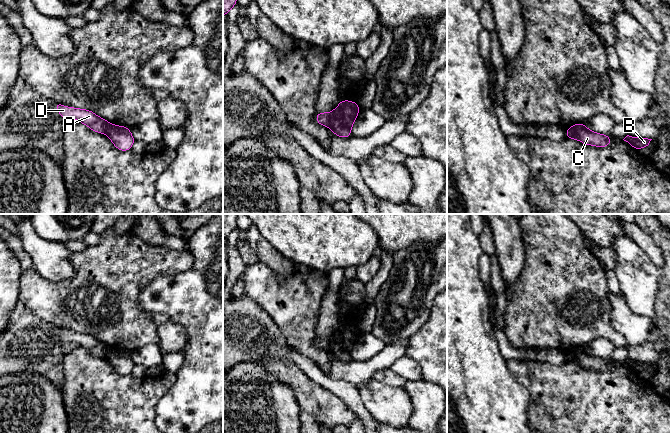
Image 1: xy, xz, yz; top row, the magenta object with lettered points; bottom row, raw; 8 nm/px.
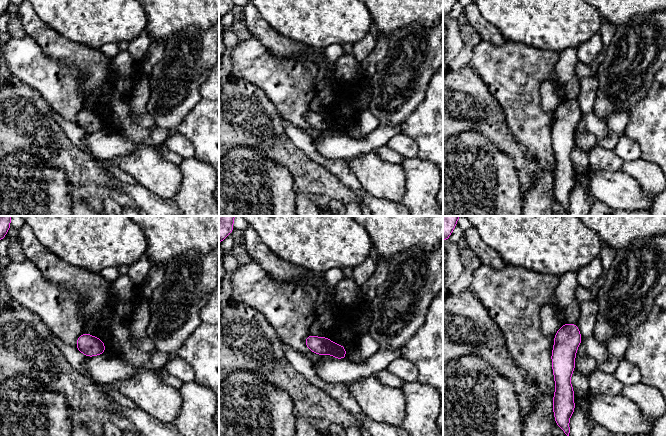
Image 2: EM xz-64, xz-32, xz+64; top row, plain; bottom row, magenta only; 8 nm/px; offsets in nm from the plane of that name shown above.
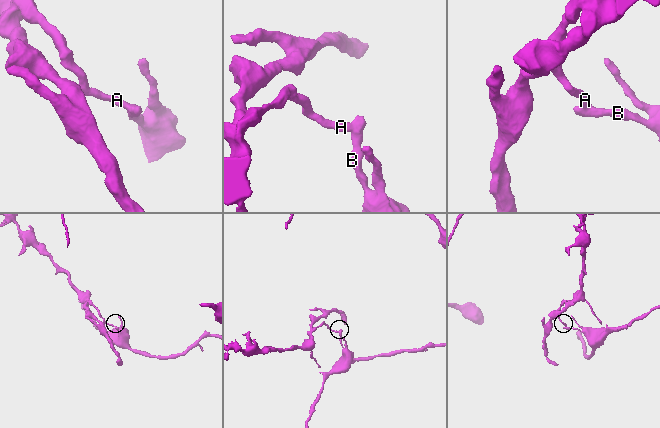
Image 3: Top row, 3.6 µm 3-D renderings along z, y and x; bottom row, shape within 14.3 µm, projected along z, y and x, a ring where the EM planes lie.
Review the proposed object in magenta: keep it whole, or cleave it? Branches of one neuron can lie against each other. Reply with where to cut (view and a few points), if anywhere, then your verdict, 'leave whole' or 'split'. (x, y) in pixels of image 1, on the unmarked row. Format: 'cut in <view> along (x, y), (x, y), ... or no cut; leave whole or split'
cut in xz along (332, 336), (333, 346), (330, 352); split

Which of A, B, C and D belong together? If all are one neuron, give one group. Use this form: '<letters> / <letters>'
A D / B C

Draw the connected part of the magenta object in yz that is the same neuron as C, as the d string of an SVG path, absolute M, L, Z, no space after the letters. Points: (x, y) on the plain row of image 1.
M585 350L577 354L573 354L571 351L567 352L566 362L576 363L584 369L596 371L608 371L611 368L611 362L608 359L593 356Z

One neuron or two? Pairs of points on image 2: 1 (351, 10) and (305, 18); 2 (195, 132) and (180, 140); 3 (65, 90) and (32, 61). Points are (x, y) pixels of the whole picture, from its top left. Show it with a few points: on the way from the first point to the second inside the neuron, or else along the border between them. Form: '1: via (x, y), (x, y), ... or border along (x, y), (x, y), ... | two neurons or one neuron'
1: via (340, 13), (316, 13) | one neuron
2: border along (178, 132), (192, 143), (194, 156) | two neurons
3: via (57, 82), (40, 69) | one neuron

